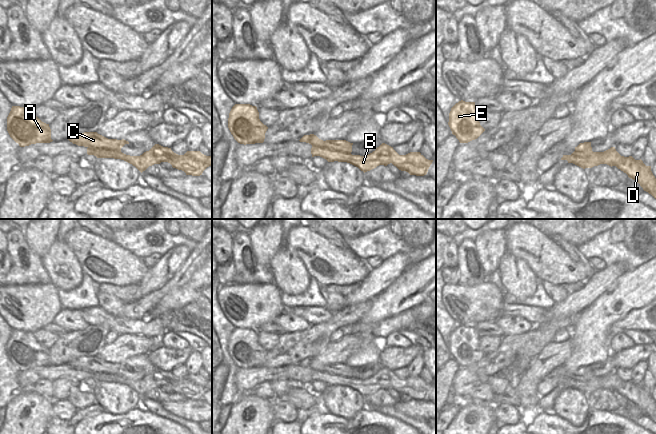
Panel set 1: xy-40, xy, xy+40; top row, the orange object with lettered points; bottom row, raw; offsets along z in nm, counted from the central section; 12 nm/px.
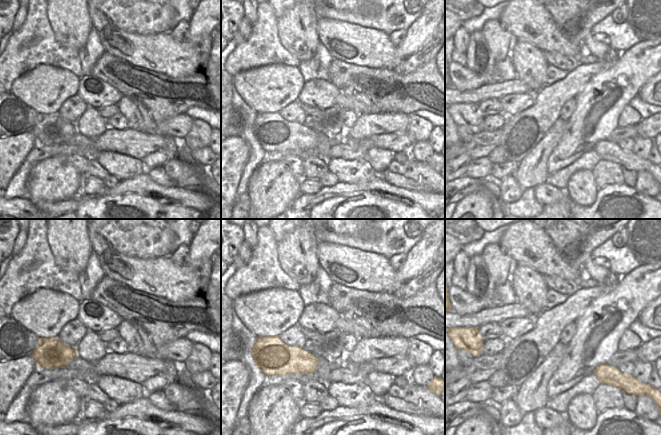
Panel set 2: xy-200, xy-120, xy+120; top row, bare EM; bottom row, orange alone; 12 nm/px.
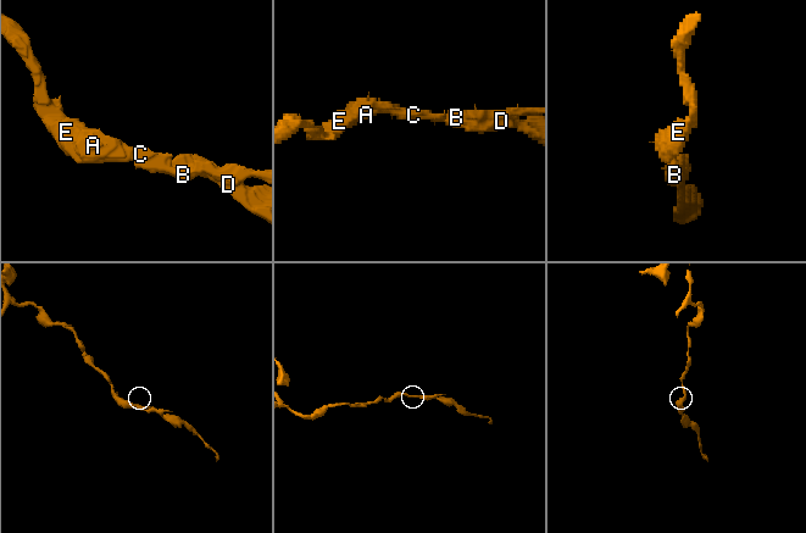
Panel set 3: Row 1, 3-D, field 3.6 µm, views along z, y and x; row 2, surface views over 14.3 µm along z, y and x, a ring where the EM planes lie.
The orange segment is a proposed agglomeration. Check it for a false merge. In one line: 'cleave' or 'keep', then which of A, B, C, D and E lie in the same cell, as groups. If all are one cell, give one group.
keep; groups A B C D E

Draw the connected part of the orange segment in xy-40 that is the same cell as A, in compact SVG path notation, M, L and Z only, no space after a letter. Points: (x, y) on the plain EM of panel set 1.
M12 330L7 341L7 355L20 371L53 365L49 348L42 346L29 331Z

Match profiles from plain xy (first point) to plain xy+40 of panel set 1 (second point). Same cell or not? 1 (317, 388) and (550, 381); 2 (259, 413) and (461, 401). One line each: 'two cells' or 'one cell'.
1: one cell
2: two cells

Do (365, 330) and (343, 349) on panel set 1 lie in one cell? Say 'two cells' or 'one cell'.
two cells

